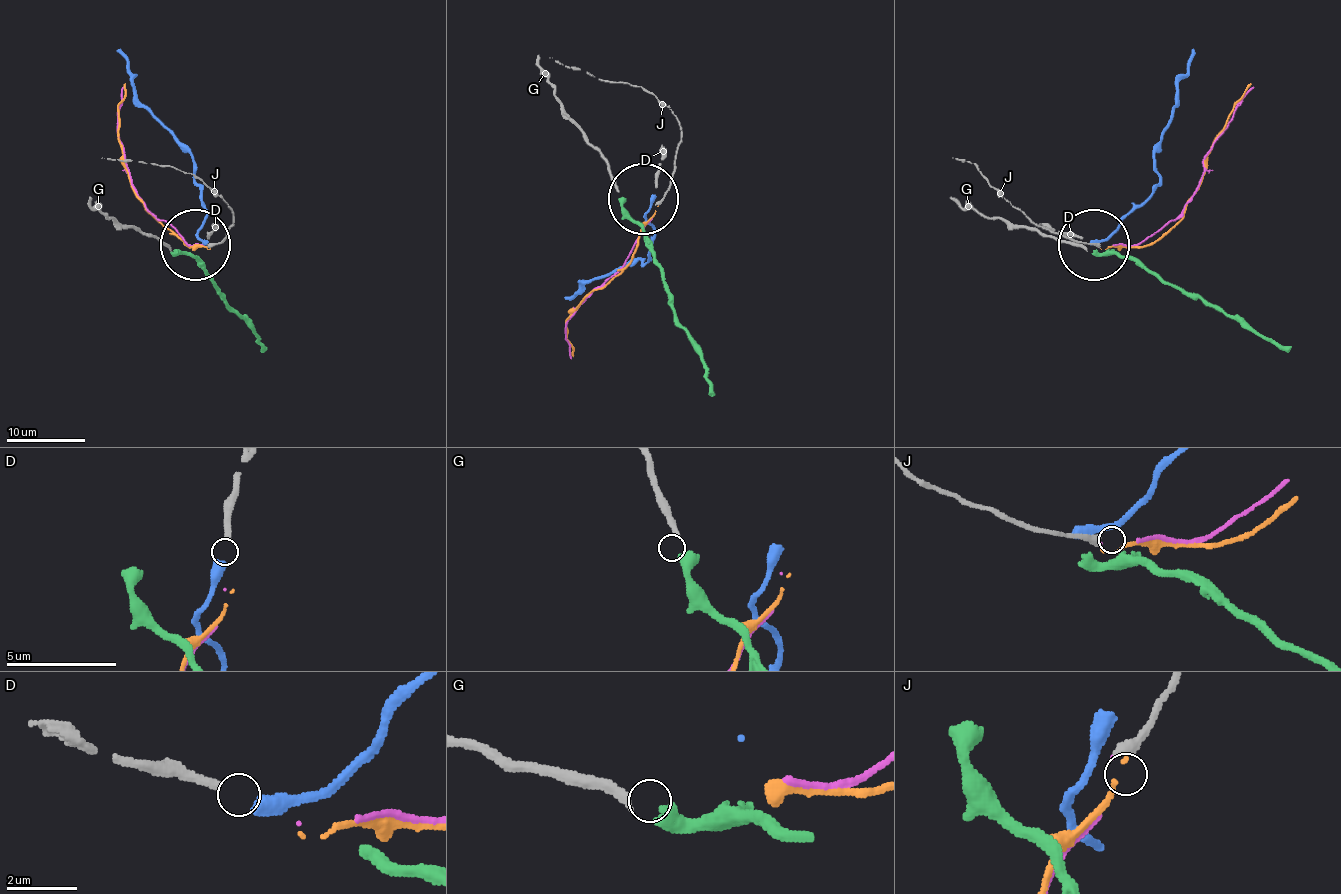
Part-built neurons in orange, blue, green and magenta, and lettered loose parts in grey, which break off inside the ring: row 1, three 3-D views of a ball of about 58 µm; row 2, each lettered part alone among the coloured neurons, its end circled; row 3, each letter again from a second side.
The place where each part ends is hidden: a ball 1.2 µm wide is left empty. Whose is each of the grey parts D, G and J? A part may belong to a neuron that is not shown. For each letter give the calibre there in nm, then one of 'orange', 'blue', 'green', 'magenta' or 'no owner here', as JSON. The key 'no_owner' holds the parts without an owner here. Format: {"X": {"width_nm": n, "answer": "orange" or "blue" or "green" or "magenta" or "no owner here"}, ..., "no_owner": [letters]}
{"D": {"width_nm": 280, "answer": "blue"}, "G": {"width_nm": 320, "answer": "green"}, "J": {"width_nm": 340, "answer": "magenta"}, "no_owner": []}

